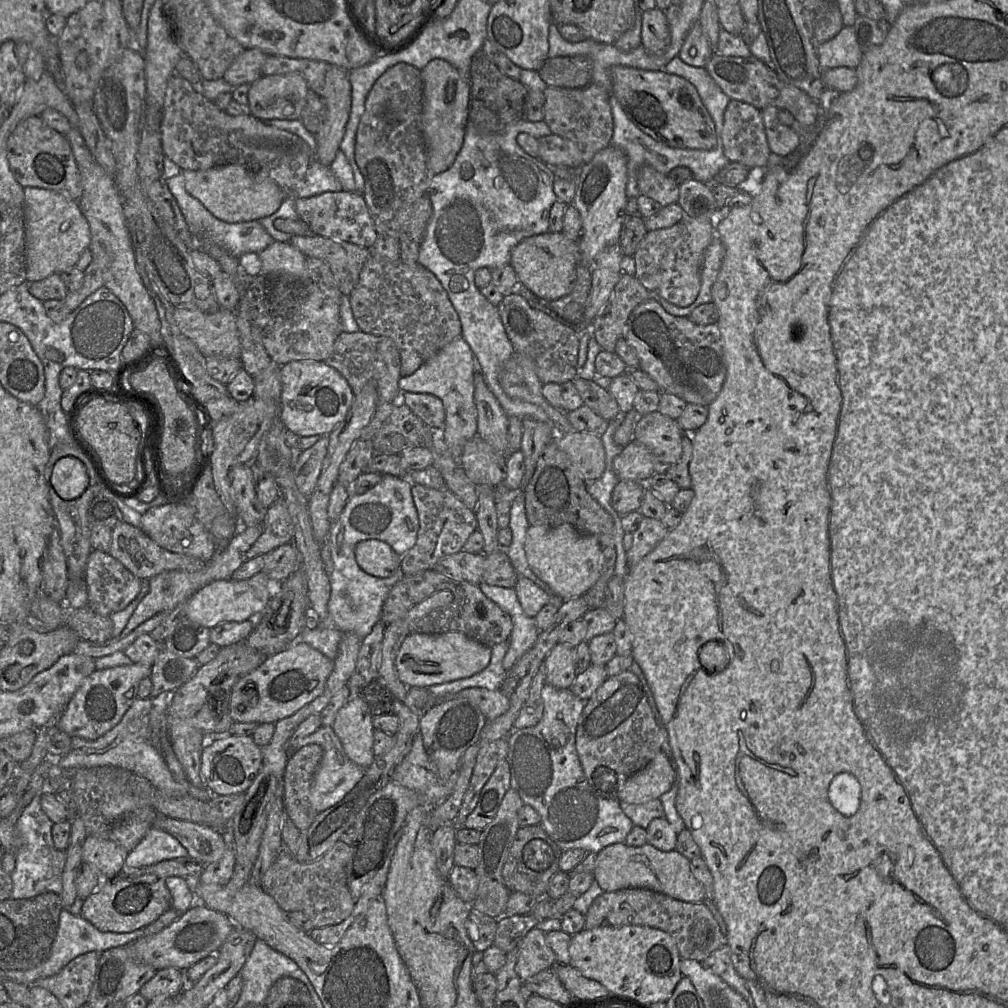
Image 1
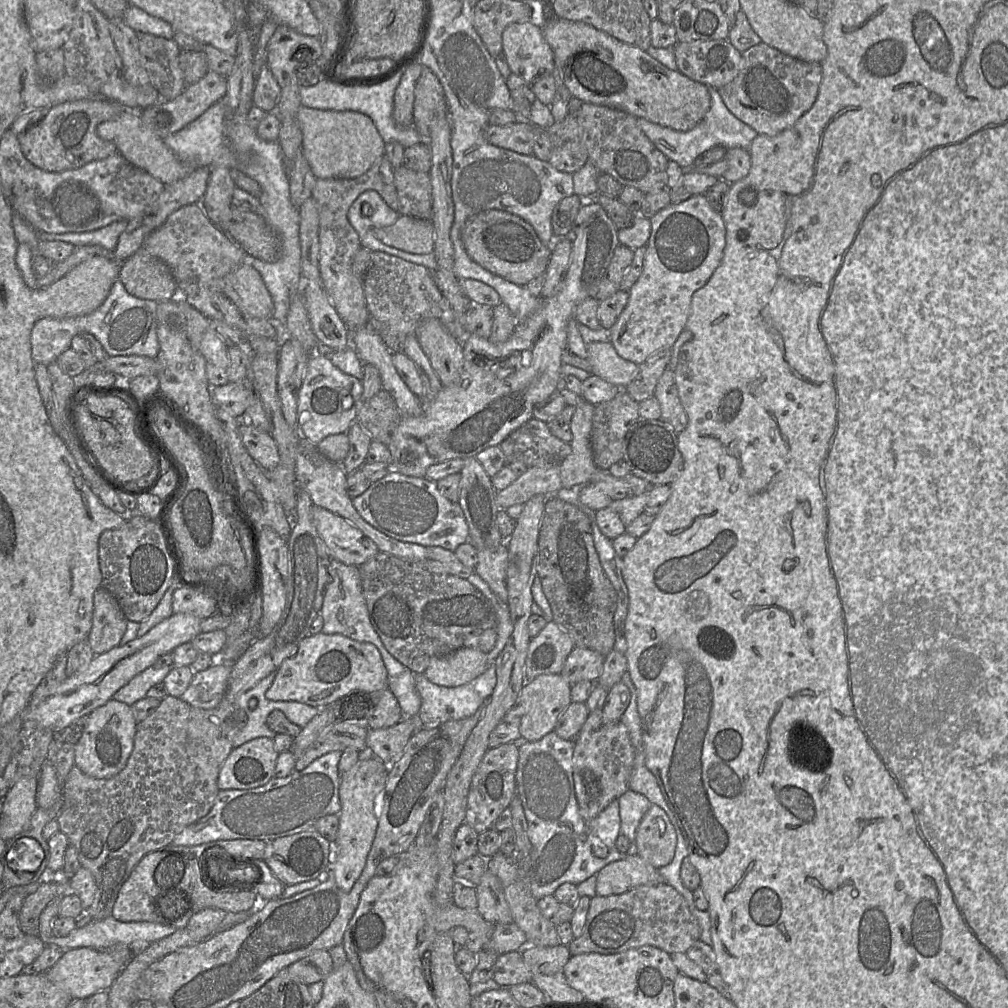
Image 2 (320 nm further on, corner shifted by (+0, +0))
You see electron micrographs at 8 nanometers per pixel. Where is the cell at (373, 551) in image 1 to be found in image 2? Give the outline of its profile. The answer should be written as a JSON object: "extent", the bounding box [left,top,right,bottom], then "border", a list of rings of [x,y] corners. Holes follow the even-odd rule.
{"extent":[312,504,379,567],"border":[[[314,504],[312,515],[330,559],[358,567],[379,552],[369,537],[344,518]]]}

